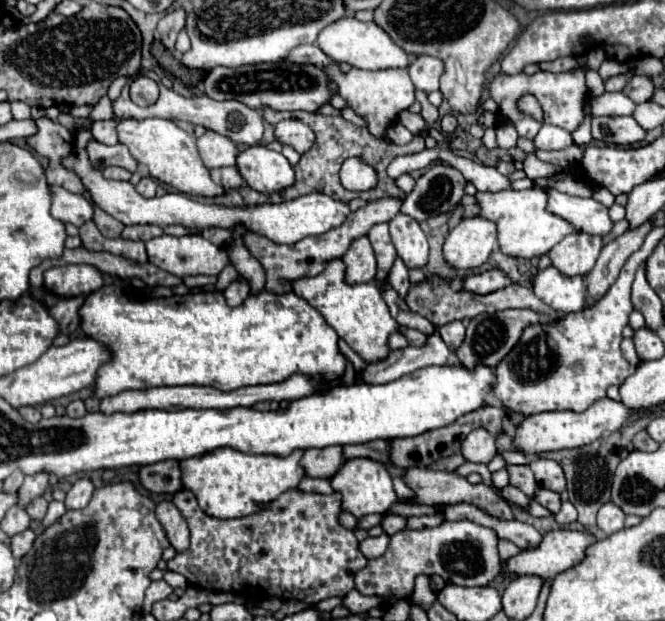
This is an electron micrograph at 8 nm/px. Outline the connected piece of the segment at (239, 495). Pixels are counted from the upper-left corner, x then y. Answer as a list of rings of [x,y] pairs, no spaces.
[[[218,448],[202,456],[182,460],[182,484],[196,494],[198,504],[208,516],[242,518],[258,512],[258,508],[278,498],[282,492],[298,486],[306,474],[300,466],[302,454],[304,450],[294,450],[290,456],[258,456],[244,454],[234,448]]]

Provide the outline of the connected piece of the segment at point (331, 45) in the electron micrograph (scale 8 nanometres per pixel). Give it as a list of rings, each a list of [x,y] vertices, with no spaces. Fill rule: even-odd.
[[[346,16],[338,22],[326,26],[320,34],[316,44],[336,62],[348,62],[356,68],[364,70],[388,70],[388,68],[408,68],[410,54],[404,52],[376,22],[360,22],[354,16]]]

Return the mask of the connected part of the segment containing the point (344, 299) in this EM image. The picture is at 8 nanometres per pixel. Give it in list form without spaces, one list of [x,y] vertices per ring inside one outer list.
[[[330,260],[326,270],[314,278],[300,278],[292,282],[292,292],[306,298],[326,322],[336,330],[336,334],[348,342],[348,346],[360,354],[366,362],[378,362],[388,354],[388,336],[396,332],[398,322],[390,316],[386,302],[374,282],[368,284],[348,284],[344,280],[346,266],[342,260]]]

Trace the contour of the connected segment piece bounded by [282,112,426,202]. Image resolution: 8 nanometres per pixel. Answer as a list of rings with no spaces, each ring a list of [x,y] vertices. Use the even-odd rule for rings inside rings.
[[[288,112],[288,116],[302,120],[304,124],[308,124],[316,132],[316,150],[306,152],[302,156],[302,160],[300,160],[300,168],[294,168],[296,182],[294,182],[294,186],[282,190],[282,198],[284,200],[294,200],[294,198],[310,194],[310,192],[322,192],[322,194],[328,194],[328,196],[332,196],[334,200],[340,200],[340,202],[348,202],[348,200],[358,198],[358,196],[362,200],[378,200],[378,198],[384,198],[384,196],[404,198],[404,192],[398,190],[396,184],[394,184],[394,180],[390,180],[386,176],[386,168],[388,168],[388,164],[396,156],[406,156],[406,154],[418,154],[418,152],[422,152],[426,148],[422,136],[414,136],[412,142],[408,142],[404,146],[398,146],[398,144],[394,144],[390,140],[374,138],[366,128],[352,124],[352,122],[344,120],[342,116],[322,116],[322,114],[312,114],[312,112],[292,112],[292,114]],[[352,156],[364,160],[364,164],[368,164],[368,166],[372,166],[376,170],[378,182],[376,182],[376,186],[372,190],[356,194],[356,192],[348,192],[344,186],[340,186],[340,180],[338,180],[340,166],[342,166],[344,160],[348,160]]]

